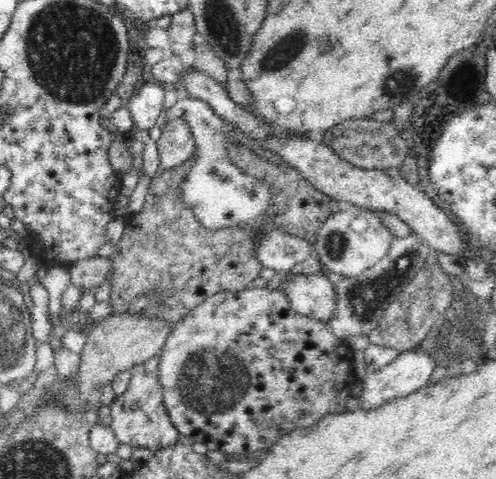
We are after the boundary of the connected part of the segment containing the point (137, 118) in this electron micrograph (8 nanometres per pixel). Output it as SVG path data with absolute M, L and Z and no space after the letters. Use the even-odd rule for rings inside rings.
M153 80L145 82L128 102L128 108L133 118L133 124L148 132L155 127L158 115L163 111L164 93L166 87Z

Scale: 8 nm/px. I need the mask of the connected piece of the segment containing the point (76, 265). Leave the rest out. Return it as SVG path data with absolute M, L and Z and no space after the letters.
M111 257L86 258L72 262L69 266L72 285L78 286L83 292L95 290L104 284L109 268Z

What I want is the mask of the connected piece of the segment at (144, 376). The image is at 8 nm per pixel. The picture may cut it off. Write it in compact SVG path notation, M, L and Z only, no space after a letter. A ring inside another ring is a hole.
M144 365L132 368L132 381L128 384L125 394L118 397L111 406L111 429L119 443L128 446L148 448L156 452L176 444L180 435L174 428L166 404L162 399L162 385L157 374L147 374Z

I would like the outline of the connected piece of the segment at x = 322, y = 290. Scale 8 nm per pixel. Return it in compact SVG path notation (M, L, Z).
M279 271L276 276L284 281L280 289L287 296L292 310L322 322L328 322L334 316L334 277L321 272L288 277L287 271Z

